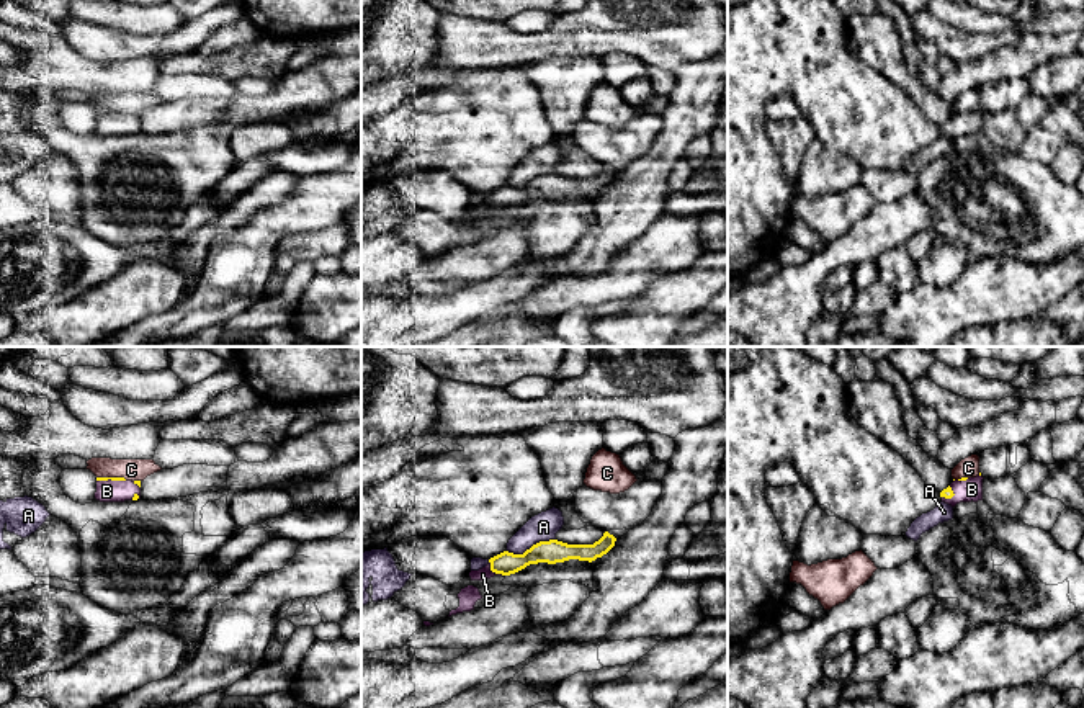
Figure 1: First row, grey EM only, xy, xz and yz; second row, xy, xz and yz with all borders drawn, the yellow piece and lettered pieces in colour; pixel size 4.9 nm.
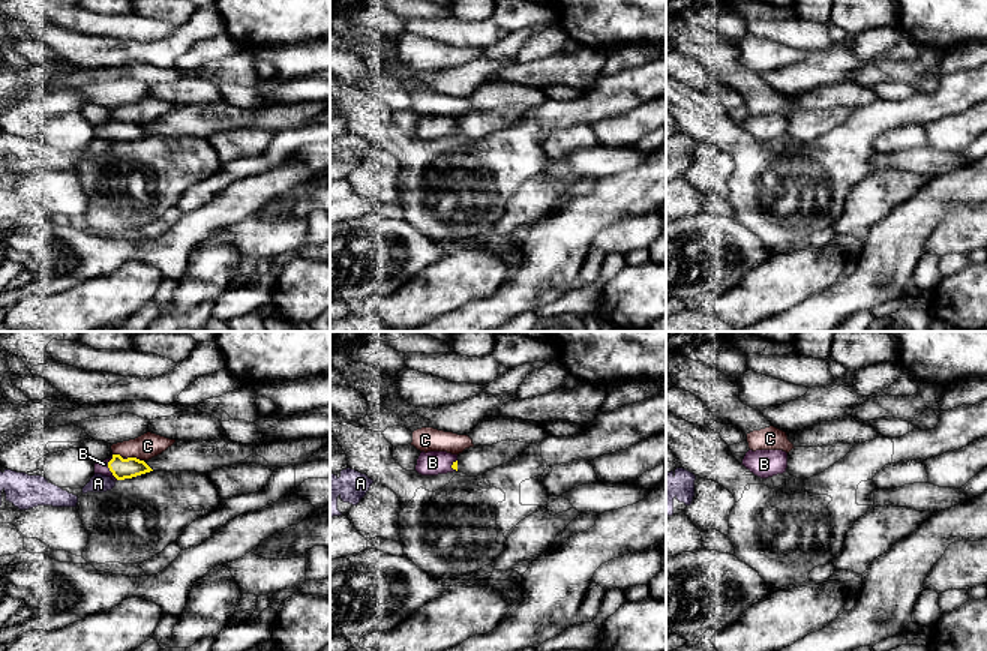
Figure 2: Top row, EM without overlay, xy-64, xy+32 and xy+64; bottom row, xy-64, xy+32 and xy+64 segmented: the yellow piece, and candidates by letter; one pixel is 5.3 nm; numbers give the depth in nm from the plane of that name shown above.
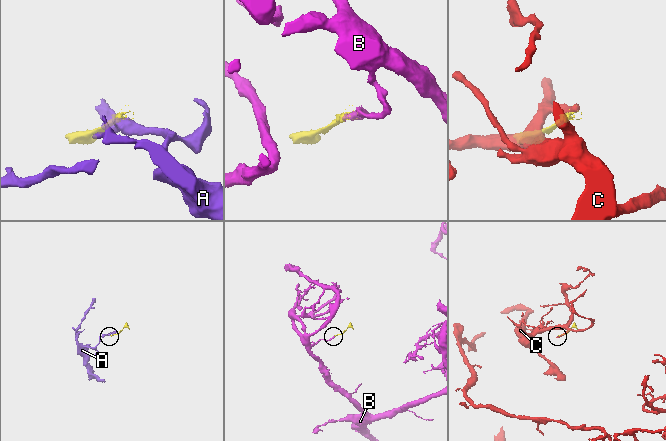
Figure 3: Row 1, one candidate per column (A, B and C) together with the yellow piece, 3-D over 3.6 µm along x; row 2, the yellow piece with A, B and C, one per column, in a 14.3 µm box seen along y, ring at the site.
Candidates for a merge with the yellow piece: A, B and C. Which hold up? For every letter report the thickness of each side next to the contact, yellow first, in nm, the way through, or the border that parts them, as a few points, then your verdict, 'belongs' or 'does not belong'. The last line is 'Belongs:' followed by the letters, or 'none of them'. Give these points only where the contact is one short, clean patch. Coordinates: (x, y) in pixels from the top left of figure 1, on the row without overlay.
A: 120/140 nm | along xz (555, 172), (537, 175), (522, 187), (507, 185) | does not belong
B: 120/60 nm | across xz (506, 197), (492, 205), (483, 208) | belongs
C: 20/110 nm | does not belong
Belongs: B

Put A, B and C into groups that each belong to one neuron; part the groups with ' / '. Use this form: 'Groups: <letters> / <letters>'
Groups: A / B / C

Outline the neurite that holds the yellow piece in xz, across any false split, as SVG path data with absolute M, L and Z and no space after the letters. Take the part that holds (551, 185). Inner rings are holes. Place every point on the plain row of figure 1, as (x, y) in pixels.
M608 165L594 178L567 178L558 173L540 175L526 183L523 188L504 185L489 193L489 198L479 204L471 204L471 214L487 214L494 209L510 209L530 198L538 196L564 196L569 193L595 195L615 180L616 172Z

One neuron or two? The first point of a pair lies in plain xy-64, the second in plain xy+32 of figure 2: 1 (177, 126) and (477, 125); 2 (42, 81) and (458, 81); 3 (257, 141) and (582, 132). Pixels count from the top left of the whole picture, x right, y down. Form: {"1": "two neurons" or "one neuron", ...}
{"1": "one neuron", "2": "one neuron", "3": "one neuron"}

